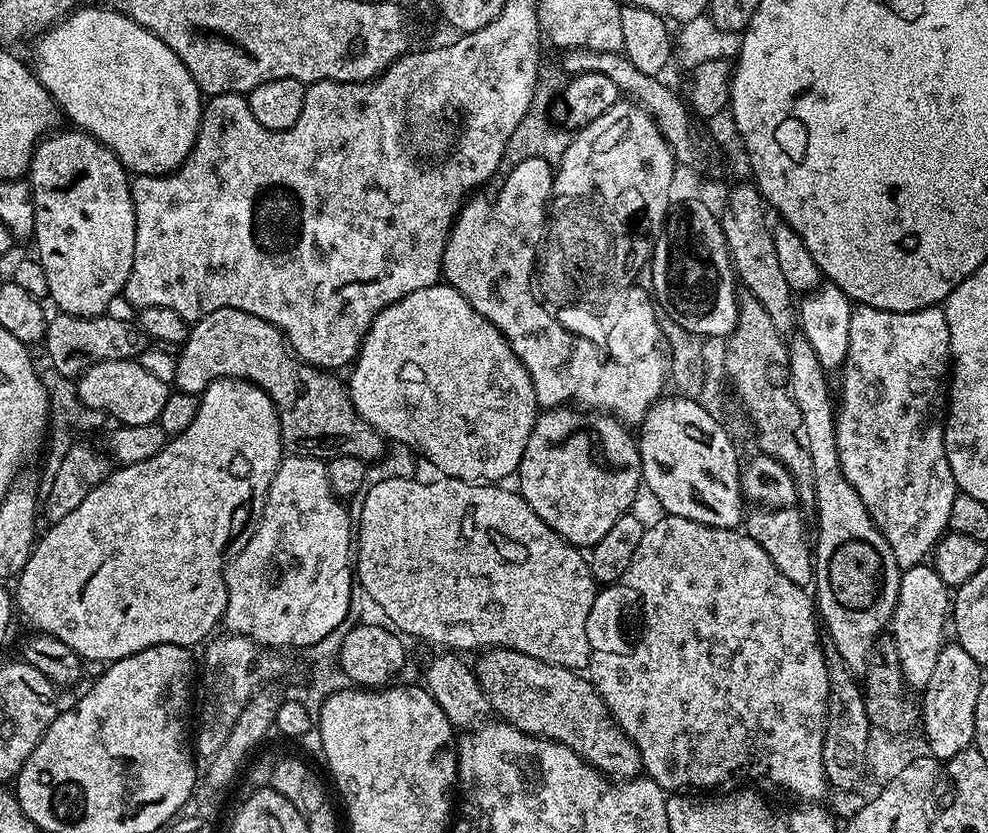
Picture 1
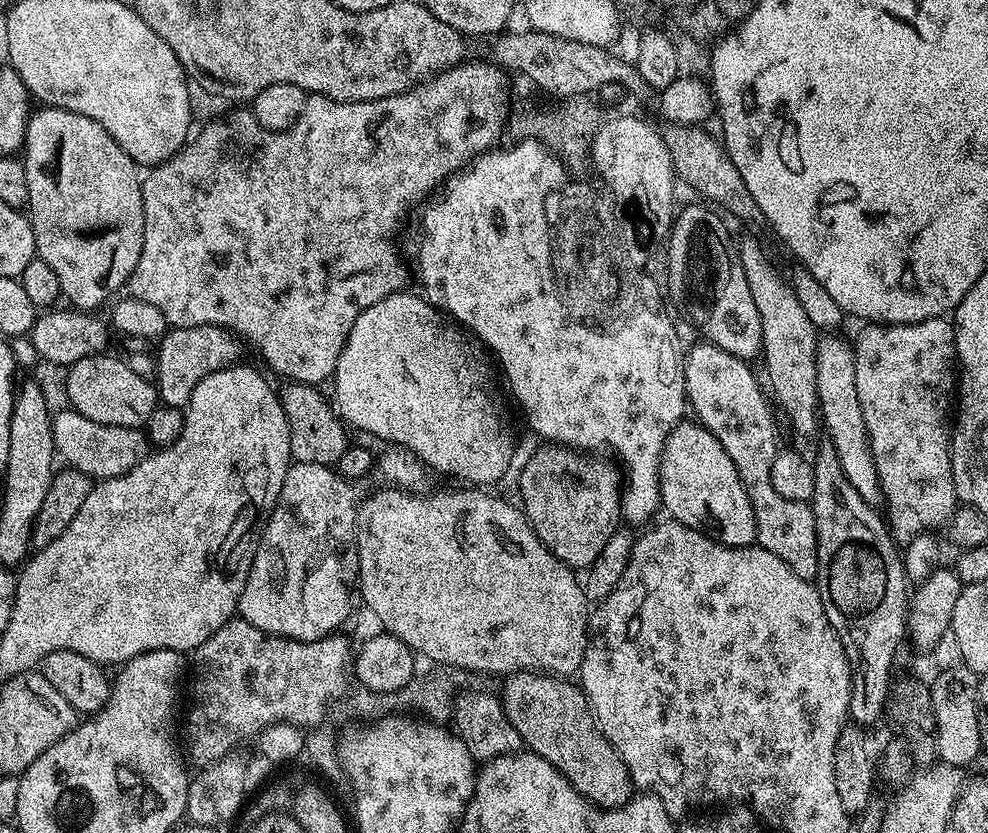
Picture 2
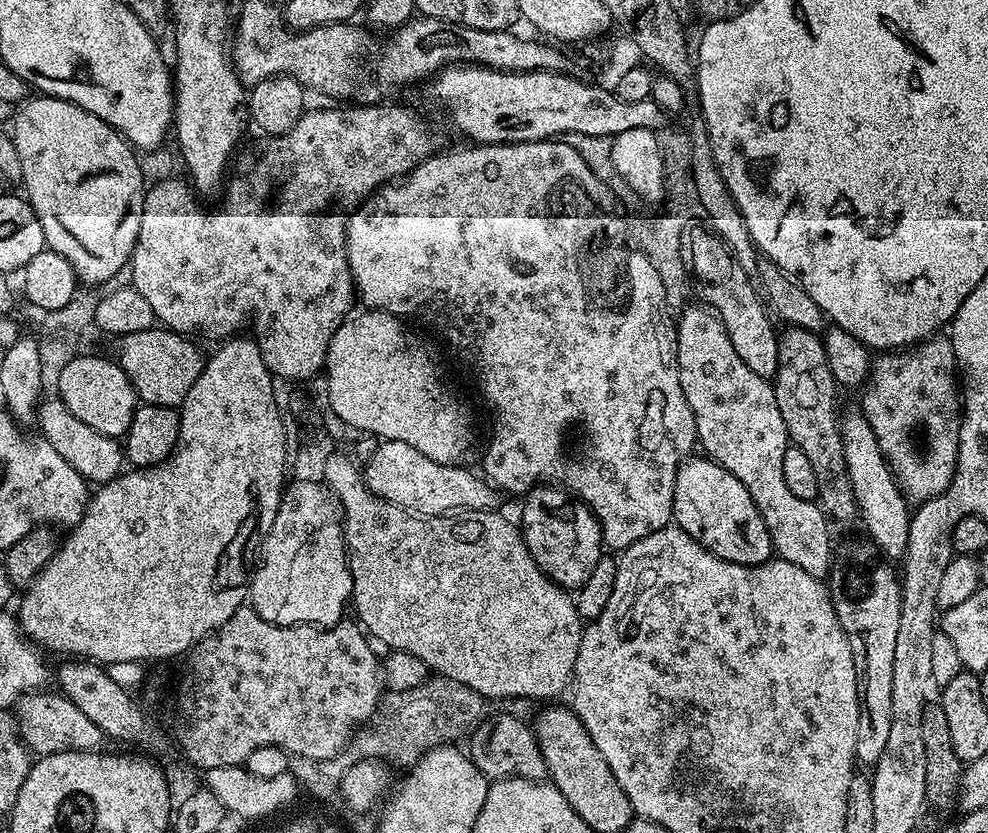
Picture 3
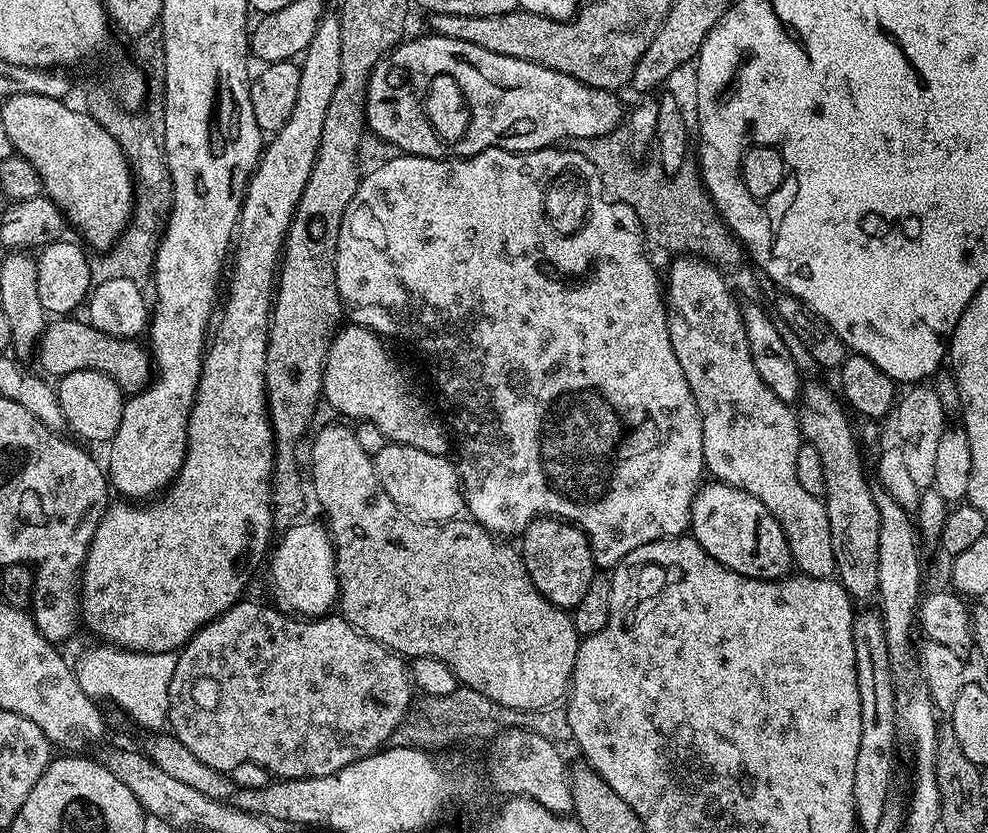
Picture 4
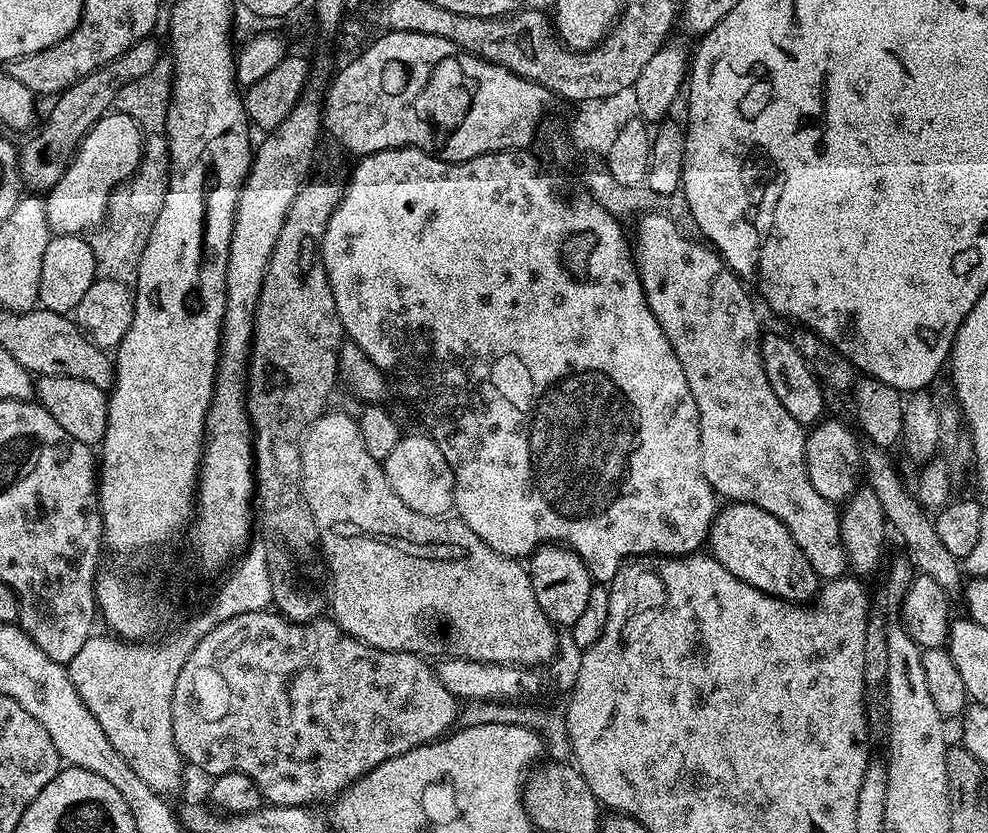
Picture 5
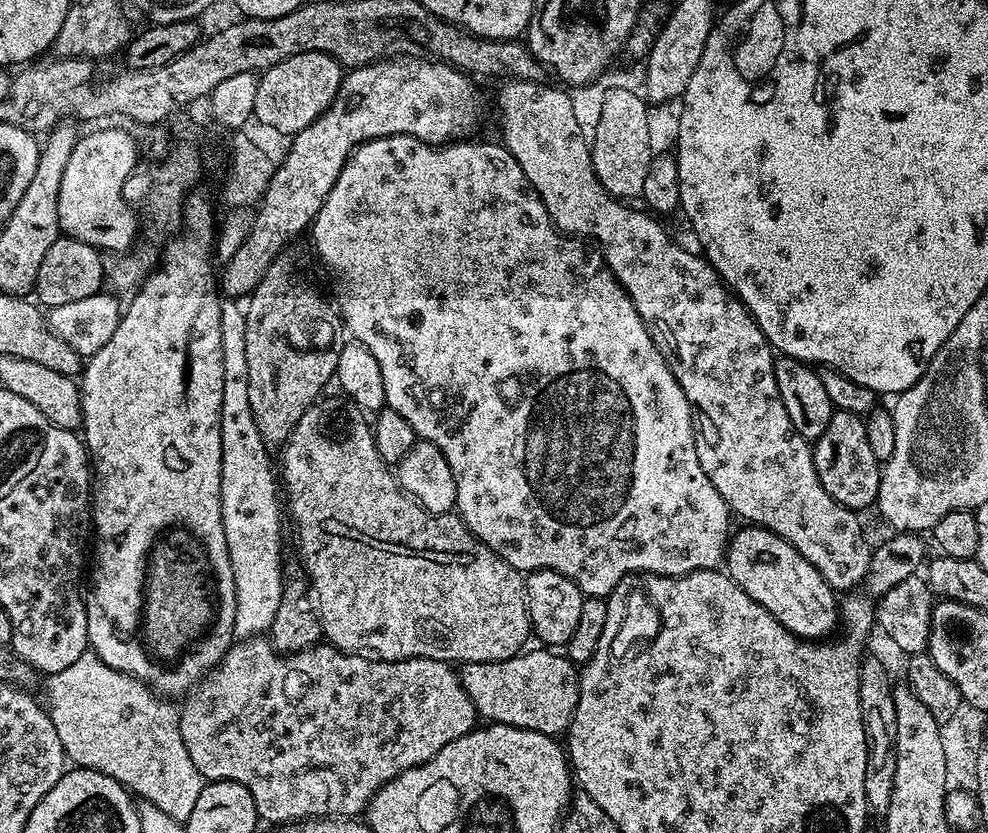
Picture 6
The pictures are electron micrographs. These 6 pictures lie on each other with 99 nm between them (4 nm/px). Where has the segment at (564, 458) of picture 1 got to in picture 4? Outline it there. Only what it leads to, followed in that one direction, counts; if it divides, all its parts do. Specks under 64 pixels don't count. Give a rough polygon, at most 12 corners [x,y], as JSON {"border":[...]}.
{"border":[[528,523],[518,551],[554,606],[576,608],[598,574],[587,534]]}

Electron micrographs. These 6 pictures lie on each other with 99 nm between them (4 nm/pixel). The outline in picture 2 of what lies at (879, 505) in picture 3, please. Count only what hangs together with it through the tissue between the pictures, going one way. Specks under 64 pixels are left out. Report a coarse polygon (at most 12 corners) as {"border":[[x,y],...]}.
{"border":[[817,342],[817,402],[846,482],[881,503],[858,402],[856,354]]}

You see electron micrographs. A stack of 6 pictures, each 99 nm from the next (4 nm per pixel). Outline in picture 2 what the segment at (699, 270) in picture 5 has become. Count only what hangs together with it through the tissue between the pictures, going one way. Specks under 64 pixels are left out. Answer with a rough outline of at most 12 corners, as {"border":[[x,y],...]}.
{"border":[[707,342],[684,394],[750,498],[756,544],[815,581],[811,503],[782,498],[773,405],[749,361]]}

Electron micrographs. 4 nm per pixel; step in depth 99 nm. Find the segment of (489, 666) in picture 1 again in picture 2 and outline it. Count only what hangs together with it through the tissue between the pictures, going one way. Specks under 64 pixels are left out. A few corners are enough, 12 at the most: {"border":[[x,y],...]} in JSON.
{"border":[[539,670],[498,695],[521,741],[600,808],[634,795],[579,683]]}

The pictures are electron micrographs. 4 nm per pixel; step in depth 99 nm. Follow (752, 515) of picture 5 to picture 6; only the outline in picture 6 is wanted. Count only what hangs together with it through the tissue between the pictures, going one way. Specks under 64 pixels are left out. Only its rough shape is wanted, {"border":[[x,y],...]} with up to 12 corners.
{"border":[[733,531],[726,571],[800,639],[837,631],[837,593],[790,542]]}

